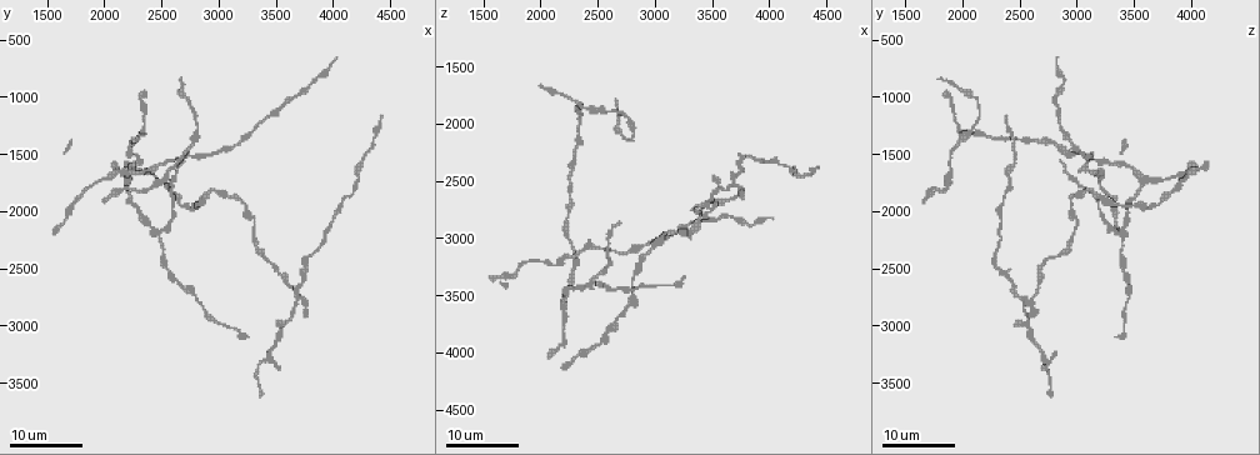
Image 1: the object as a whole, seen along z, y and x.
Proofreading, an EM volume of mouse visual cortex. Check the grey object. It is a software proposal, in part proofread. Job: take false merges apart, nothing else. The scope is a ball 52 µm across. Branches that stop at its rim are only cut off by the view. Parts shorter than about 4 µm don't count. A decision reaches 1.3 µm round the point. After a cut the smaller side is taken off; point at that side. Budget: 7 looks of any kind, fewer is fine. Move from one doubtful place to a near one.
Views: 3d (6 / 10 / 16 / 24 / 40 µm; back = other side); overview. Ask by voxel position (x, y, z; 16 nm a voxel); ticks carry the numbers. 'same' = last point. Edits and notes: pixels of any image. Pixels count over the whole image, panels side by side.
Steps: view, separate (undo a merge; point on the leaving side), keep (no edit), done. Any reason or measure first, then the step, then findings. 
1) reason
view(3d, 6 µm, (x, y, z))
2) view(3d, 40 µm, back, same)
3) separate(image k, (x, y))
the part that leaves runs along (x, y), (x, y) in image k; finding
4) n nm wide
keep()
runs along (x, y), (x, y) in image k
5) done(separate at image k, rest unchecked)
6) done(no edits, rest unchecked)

branch point
view(3d, 16 µm, (3700, 2780, 2500))

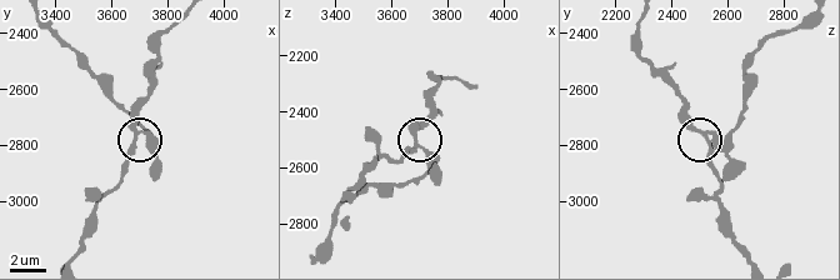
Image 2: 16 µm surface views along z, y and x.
zoom in
view(3d, 10 µm, (3690, 2780, 2530))

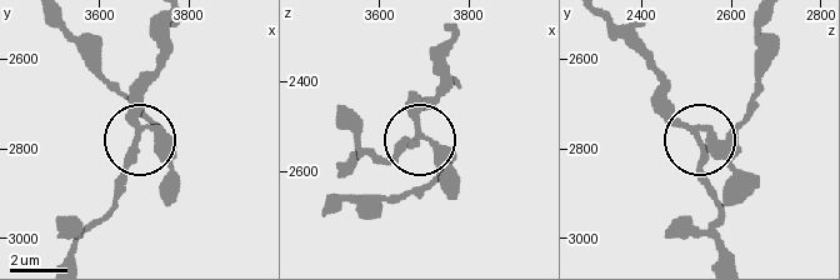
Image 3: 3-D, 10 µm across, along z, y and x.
210 nm wide
separate(image 3, (136, 126))
the part that leaves runs along (160, 144), (141, 124), (141, 89), (158, 60), (163, 24) in image 3; two neurons meet here

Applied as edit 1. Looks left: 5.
view(overview)

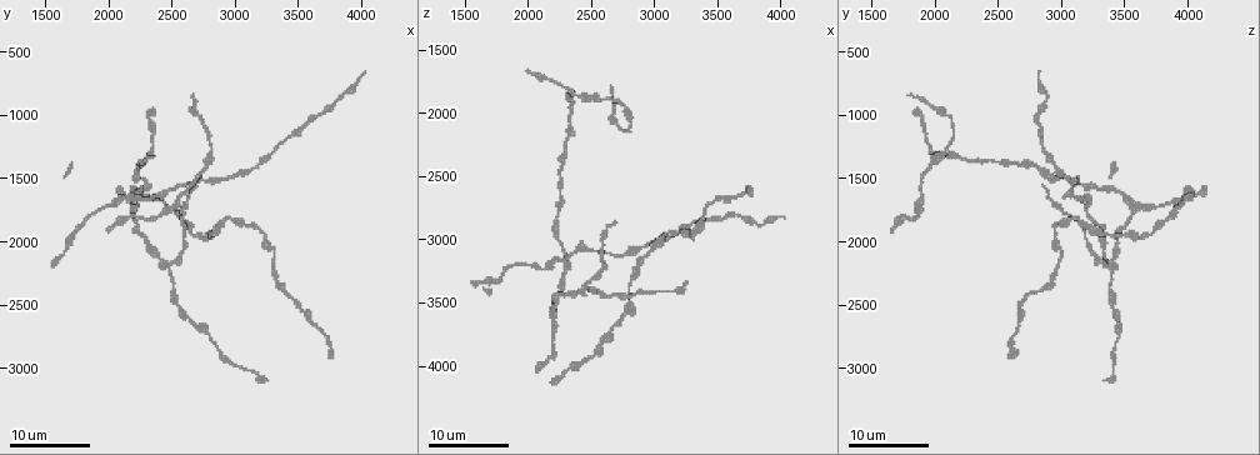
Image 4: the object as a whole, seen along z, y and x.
view(3d, 16 µm, (2160, 1760, 3580))

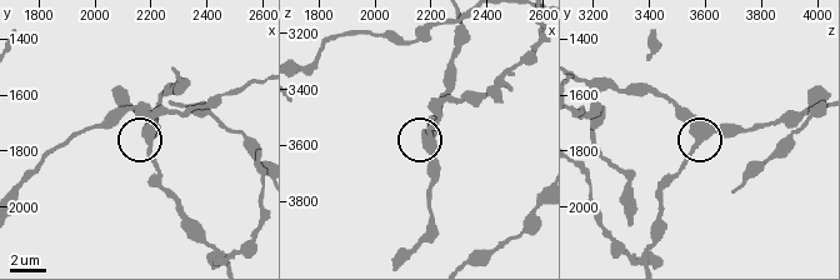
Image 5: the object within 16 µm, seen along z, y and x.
closer look
view(3d, 10 µm, (2190, 1760, 3570))

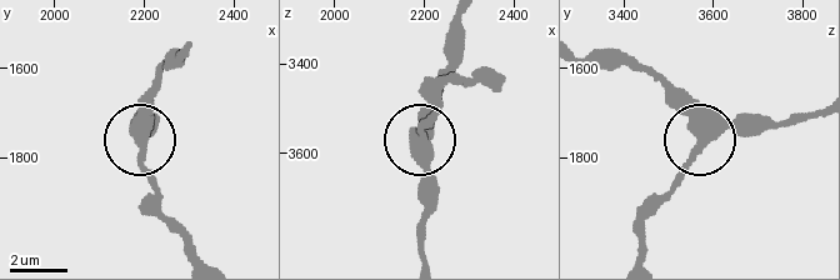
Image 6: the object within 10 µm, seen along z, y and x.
view(3d, 10 µm, back, (2185, 1750, 3560))

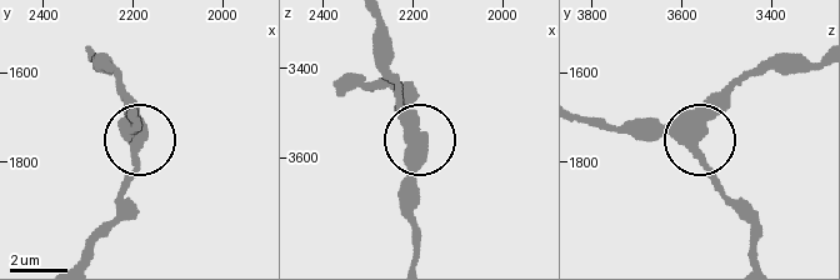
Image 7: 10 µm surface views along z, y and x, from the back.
keep()
runs along (580, 118), (680, 129), (729, 196) in image 7; continuous, no second neuron

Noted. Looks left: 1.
done(separate at image 3, rest unchecked)

